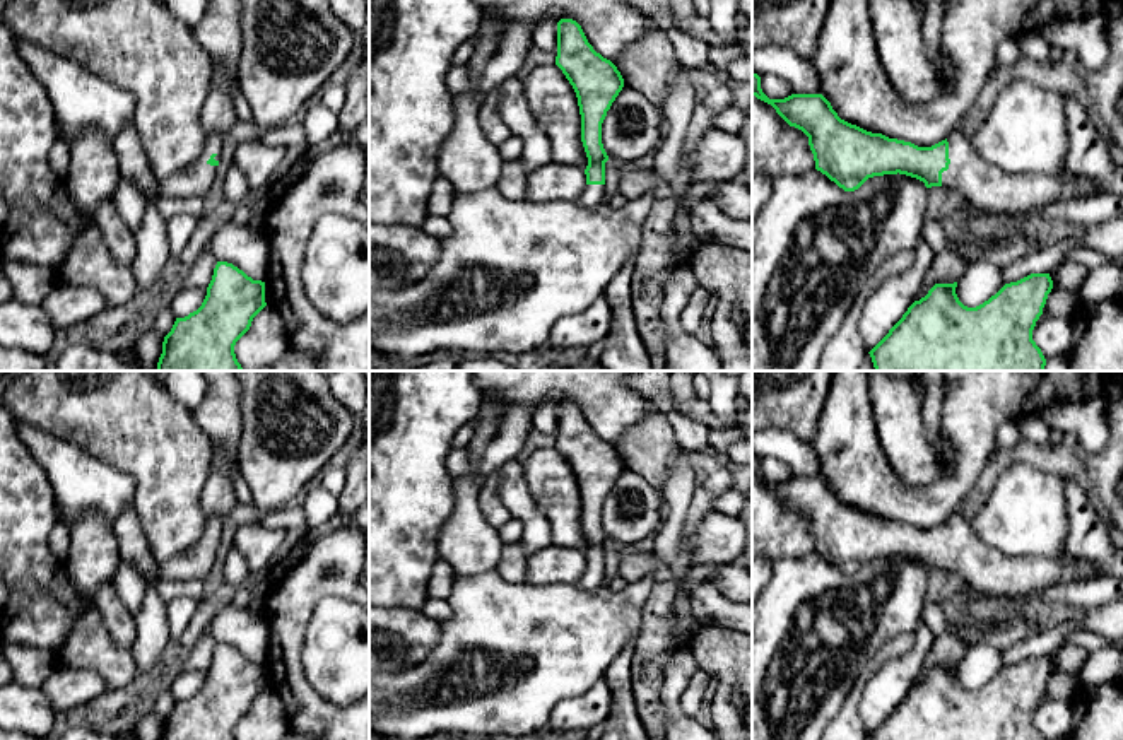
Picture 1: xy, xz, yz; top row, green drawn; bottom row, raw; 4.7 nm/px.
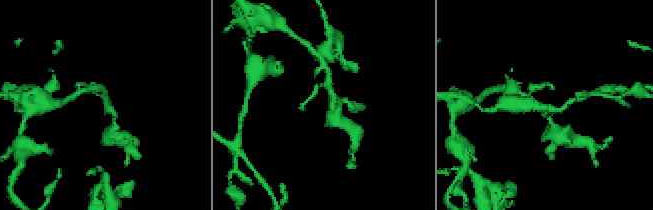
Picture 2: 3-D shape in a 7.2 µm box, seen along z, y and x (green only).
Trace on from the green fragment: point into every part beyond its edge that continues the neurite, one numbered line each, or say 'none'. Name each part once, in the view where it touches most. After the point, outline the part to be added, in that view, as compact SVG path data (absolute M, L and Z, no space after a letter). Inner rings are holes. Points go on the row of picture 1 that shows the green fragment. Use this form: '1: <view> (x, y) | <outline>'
1: yz (983, 187) | M954 130L947 142L950 164L942 173L942 188L959 193L964 207L1005 215L1101 193L1094 181L1073 178L1068 169L1055 176L1005 173L983 161L973 150L969 137L959 130Z

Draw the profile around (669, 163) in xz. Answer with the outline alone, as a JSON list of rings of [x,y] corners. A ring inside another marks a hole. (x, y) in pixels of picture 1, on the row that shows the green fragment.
[[[677,63],[670,94],[663,106],[663,120],[668,125],[668,133],[661,138],[653,164],[655,174],[667,183],[684,171],[687,154],[685,135],[692,113],[694,87],[689,79],[689,70]]]

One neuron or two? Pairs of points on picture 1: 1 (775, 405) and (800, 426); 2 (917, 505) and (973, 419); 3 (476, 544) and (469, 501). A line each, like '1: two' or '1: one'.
1: one
2: one
3: one

